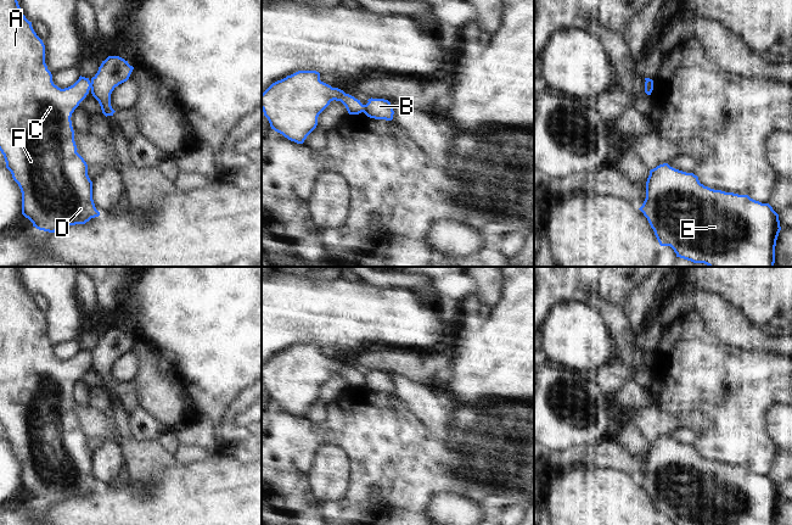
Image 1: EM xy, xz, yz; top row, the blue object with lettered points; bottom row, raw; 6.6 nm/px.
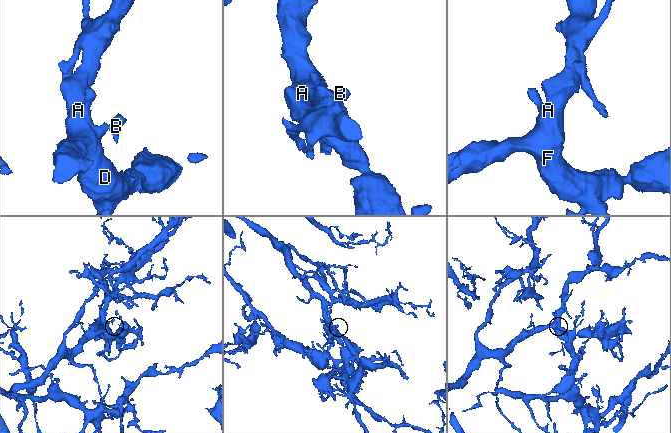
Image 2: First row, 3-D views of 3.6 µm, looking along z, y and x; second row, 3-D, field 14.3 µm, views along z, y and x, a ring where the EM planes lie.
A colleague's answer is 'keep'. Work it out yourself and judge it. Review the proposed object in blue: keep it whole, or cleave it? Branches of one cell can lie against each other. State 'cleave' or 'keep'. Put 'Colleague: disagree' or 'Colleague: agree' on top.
Colleague: disagree
cleave

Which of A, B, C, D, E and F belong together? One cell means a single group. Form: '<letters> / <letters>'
A C D E F / B

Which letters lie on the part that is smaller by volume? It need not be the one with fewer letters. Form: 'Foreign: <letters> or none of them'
Foreign: B

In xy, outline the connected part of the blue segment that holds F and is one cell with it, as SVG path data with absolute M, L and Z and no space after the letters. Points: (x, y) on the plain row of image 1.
M0 267L0 424L6 441L22 465L22 487L39 503L55 506L62 499L85 497L99 490L92 473L92 454L88 437L77 425L72 386L86 370L91 356L79 350L71 359L61 362L52 354L45 336L45 318L23 287L16 267Z

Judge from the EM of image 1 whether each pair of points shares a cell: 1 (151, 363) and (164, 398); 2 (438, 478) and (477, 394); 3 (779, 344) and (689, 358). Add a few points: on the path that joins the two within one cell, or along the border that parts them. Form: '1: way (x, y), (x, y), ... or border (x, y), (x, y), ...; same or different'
1: way (152, 372), (157, 390); same
2: border (454, 402), (490, 406), (500, 411); different
3: border (719, 338), (732, 346), (771, 351), (774, 353); different

